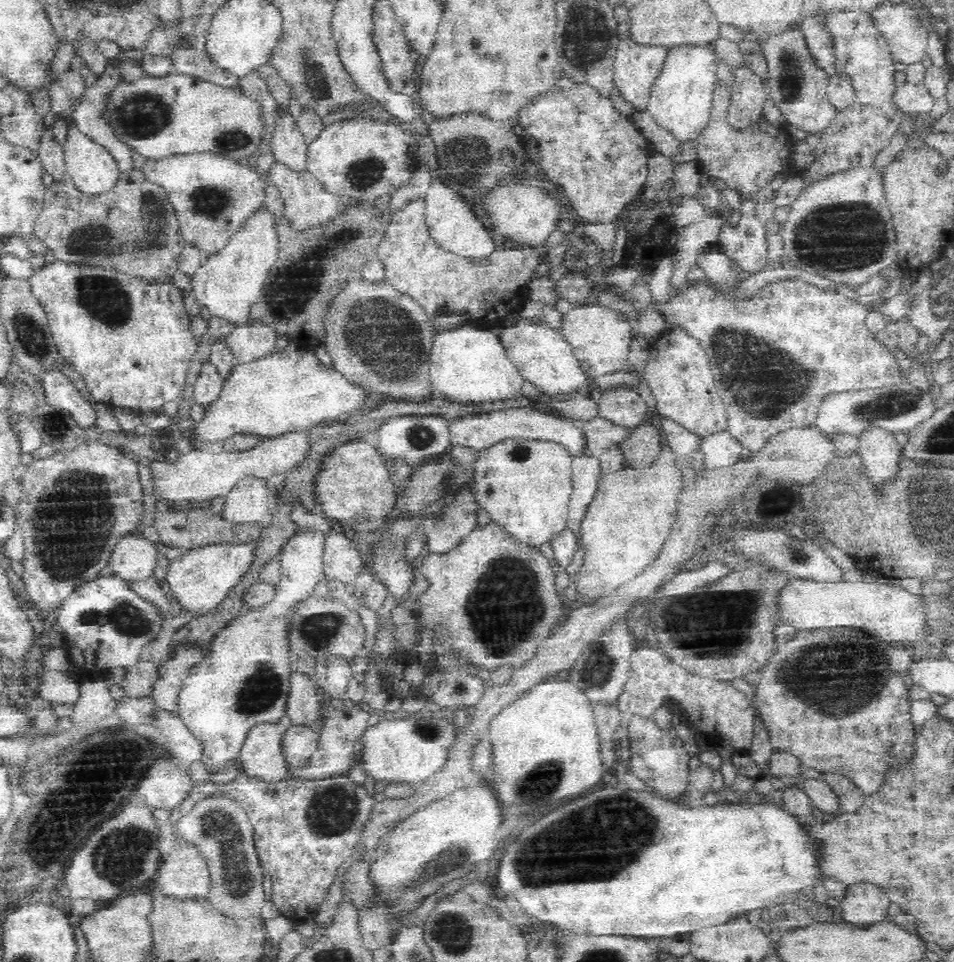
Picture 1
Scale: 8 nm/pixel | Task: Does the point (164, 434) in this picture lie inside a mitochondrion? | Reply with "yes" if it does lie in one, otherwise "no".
no

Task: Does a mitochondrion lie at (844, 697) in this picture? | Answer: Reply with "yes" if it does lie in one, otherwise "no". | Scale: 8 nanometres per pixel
yes

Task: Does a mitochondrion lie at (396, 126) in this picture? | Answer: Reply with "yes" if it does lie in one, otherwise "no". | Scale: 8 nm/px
no

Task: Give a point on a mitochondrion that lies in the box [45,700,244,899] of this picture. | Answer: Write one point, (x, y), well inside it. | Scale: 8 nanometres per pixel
(123, 858)

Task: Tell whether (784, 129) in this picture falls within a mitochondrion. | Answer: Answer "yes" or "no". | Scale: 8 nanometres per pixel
no

